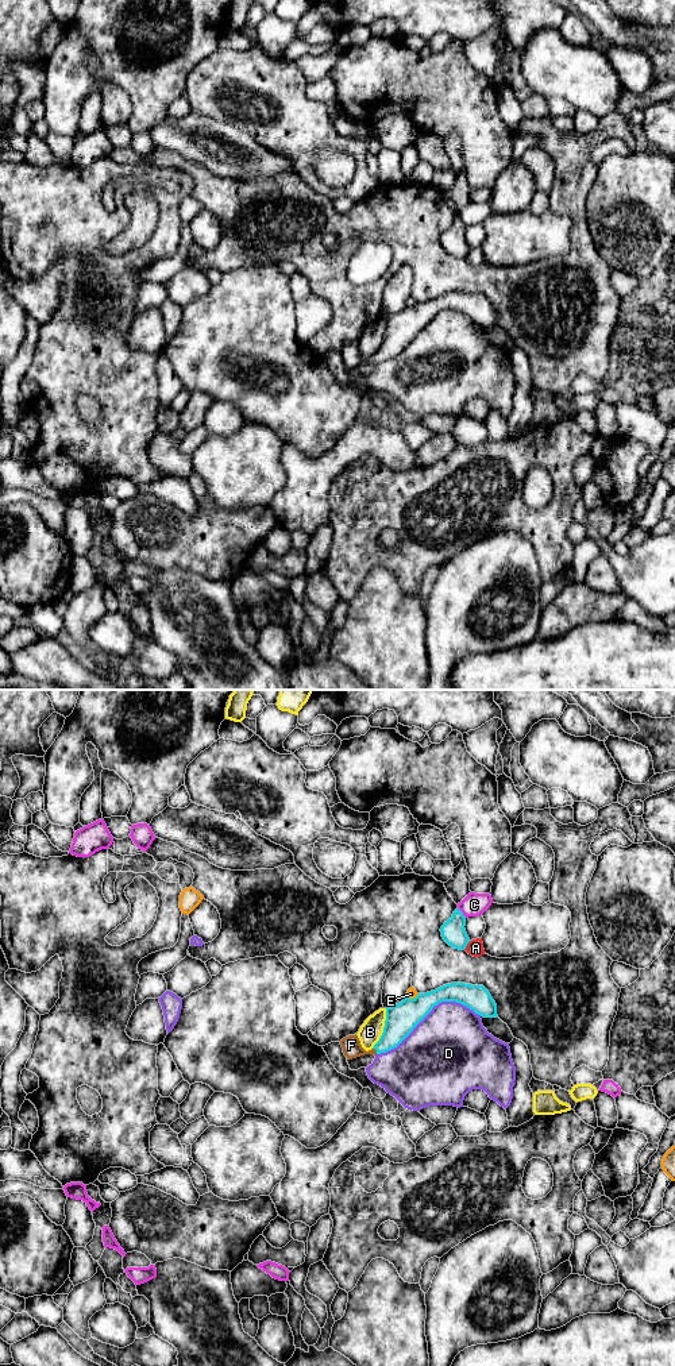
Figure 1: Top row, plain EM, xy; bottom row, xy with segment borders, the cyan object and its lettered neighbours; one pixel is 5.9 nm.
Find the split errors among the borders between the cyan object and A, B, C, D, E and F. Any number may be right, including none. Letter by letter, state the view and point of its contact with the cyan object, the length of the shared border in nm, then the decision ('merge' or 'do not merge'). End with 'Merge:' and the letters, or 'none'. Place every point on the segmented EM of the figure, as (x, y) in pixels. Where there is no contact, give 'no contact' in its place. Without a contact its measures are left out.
A: xy (466, 945) | 70 nm | do not merge
B: xy (384, 1029) | 260 nm | do not merge
C: xy (462, 913) | 80 nm | do not merge
D: xy (429, 1011) | 650 nm | do not merge
E: xy (412, 999) | 80 nm | do not merge
F: xy (375, 1049) | 50 nm | merge
Merge: F

